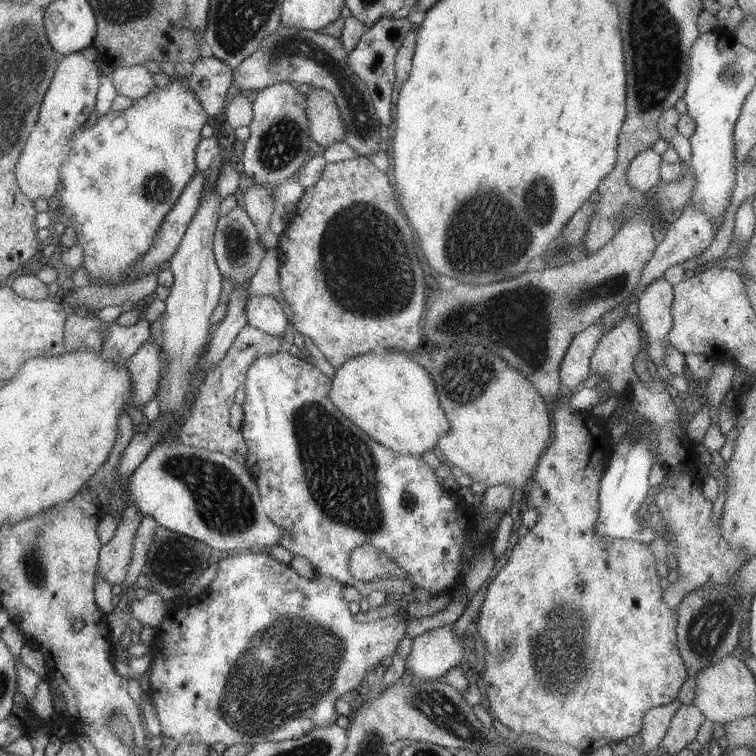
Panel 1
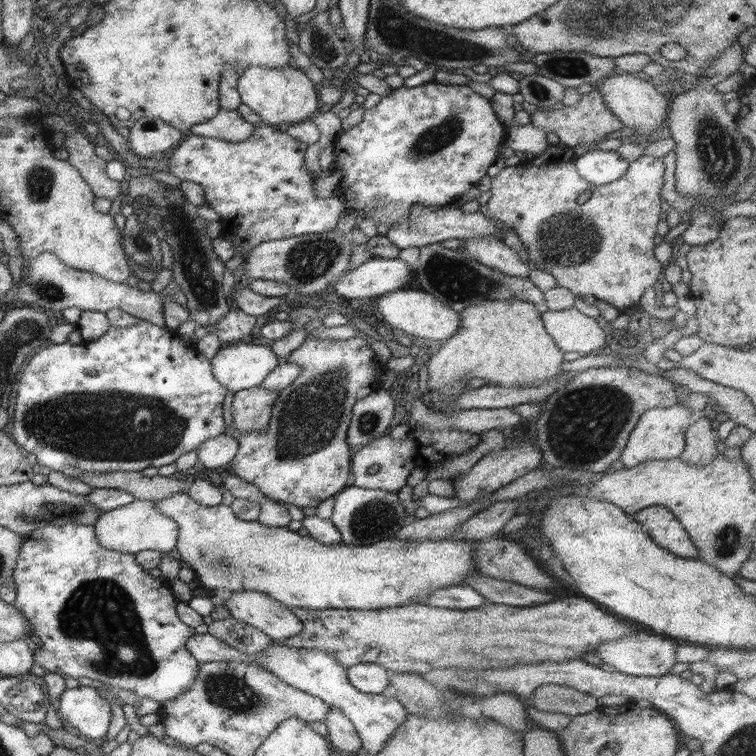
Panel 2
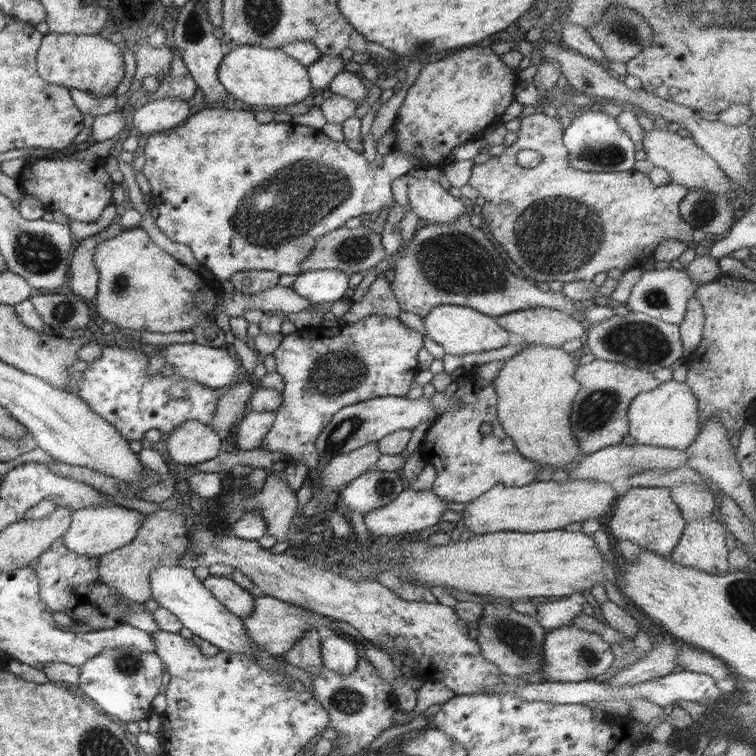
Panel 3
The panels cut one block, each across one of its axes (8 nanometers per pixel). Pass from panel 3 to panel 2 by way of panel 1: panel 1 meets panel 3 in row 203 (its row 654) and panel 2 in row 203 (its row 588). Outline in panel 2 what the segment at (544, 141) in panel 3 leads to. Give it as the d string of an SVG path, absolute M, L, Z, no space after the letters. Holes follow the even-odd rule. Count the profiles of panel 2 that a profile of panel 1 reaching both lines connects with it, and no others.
M549 145L545 148L543 154L533 157L531 160L518 165L503 167L495 176L490 178L489 192L491 192L491 196L487 200L487 216L489 216L489 220L499 220L501 224L507 226L507 228L511 228L515 232L517 238L522 242L522 246L525 246L527 258L530 260L530 263L528 263L529 268L542 270L543 272L547 272L547 274L551 274L557 286L567 288L574 295L588 294L597 300L605 300L607 304L611 304L611 306L614 306L620 311L627 310L636 306L640 301L642 292L645 292L646 288L655 284L657 278L659 278L659 274L661 274L661 267L663 267L654 257L654 248L658 240L655 228L657 228L657 222L660 222L659 216L661 216L659 193L662 187L662 176L664 173L662 159L650 155L641 155L635 161L628 163L628 169L621 178L602 185L594 185L579 176L576 169L578 154L579 152L576 149L560 147L559 145Z

